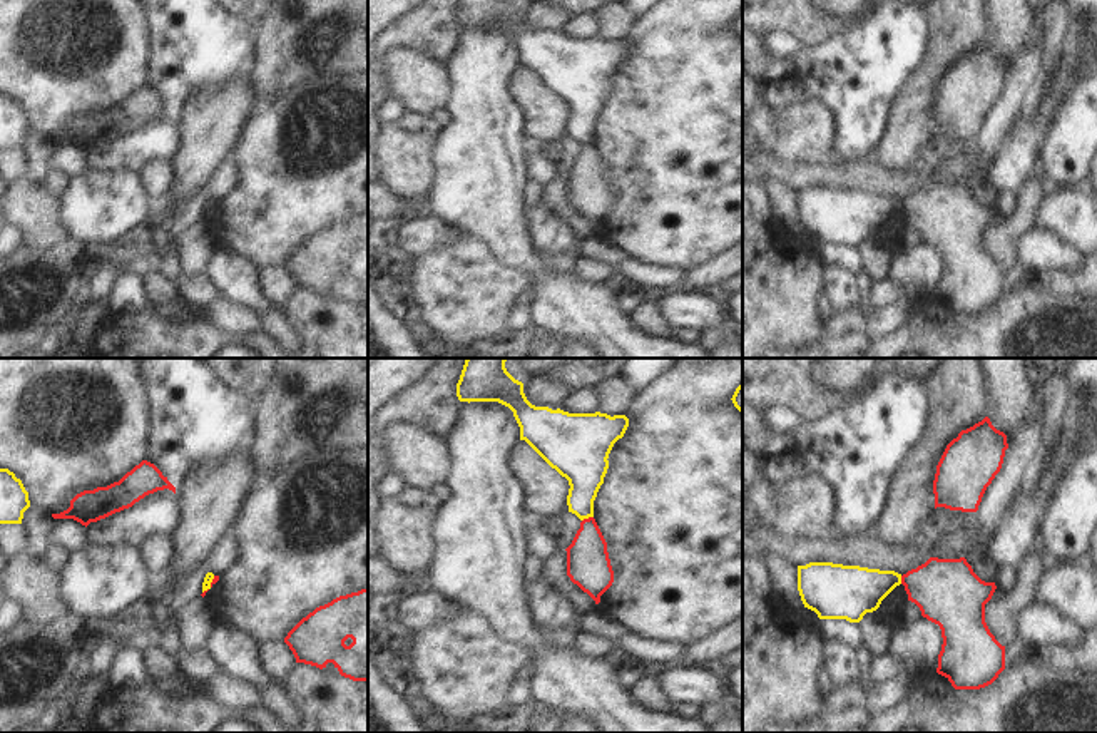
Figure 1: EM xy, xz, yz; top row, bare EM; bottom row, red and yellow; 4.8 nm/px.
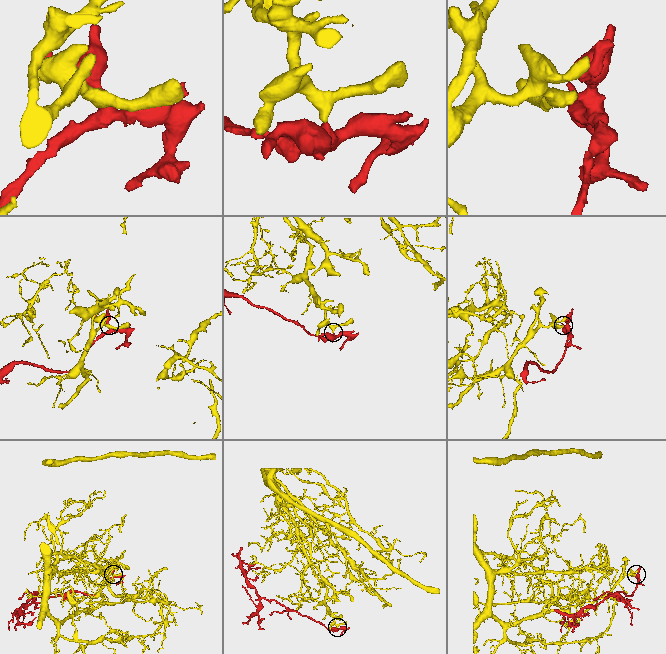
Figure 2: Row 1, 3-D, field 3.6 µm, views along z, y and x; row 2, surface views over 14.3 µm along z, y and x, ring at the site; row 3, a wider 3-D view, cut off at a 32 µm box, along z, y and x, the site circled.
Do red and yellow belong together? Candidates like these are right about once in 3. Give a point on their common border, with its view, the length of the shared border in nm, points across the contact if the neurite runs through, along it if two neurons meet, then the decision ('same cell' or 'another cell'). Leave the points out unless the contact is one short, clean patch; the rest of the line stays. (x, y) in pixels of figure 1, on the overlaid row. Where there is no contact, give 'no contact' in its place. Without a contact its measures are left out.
contact xz (589, 517); length 60 nm; border xz (592, 516), (582, 521); another cell

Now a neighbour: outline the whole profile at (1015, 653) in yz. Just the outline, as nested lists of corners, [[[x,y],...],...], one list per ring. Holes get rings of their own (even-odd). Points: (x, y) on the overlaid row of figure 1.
[[[1023,639],[1013,641],[1008,648],[1005,648],[1005,668],[1015,663],[1023,661],[1030,646]]]

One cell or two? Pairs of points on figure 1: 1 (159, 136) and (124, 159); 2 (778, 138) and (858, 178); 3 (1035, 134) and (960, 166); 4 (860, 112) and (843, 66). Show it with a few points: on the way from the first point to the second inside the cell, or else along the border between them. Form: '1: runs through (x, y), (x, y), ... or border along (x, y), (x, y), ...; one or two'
1: runs through (151, 141), (132, 151); one
2: border along (793, 161), (843, 164); two
3: border along (990, 164), (985, 176); two
4: runs through (860, 101), (860, 94), (848, 82), (848, 77); one

